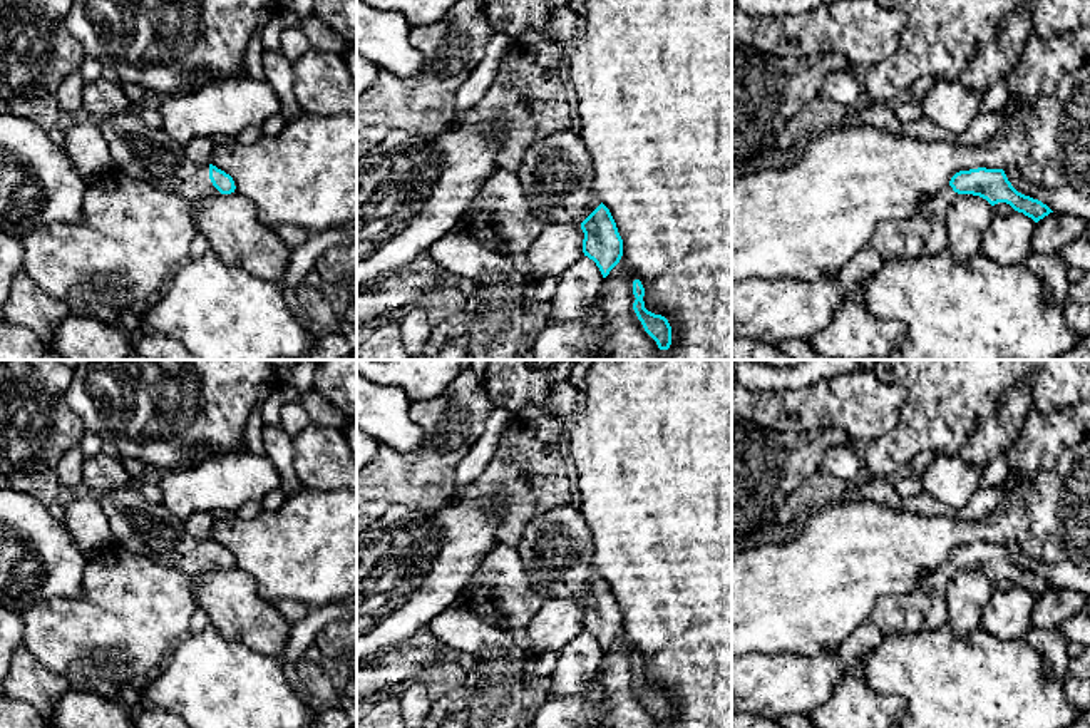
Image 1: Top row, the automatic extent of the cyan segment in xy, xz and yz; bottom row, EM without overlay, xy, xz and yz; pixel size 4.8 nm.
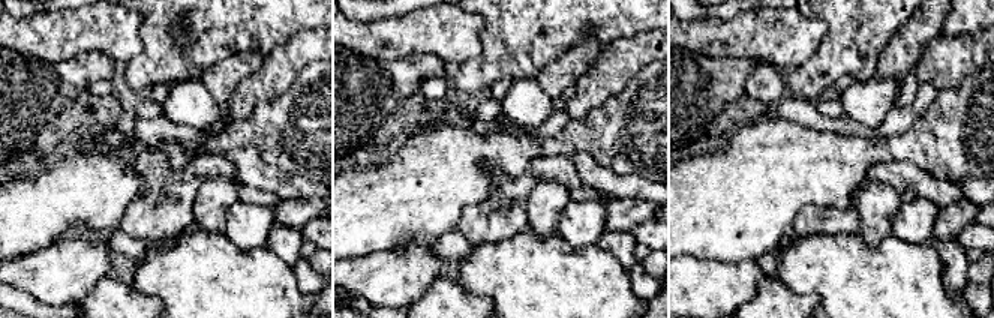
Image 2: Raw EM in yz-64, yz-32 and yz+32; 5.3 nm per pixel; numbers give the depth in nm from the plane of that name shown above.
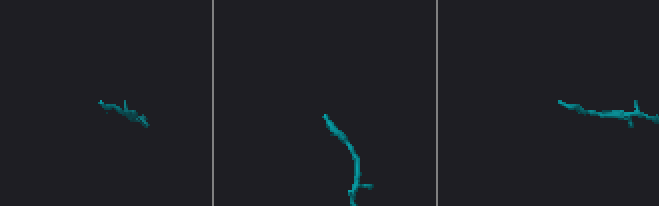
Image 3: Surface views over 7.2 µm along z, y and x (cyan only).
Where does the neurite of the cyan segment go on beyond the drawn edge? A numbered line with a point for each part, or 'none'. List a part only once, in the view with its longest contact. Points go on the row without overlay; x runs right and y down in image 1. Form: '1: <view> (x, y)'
1: xy (139, 526)

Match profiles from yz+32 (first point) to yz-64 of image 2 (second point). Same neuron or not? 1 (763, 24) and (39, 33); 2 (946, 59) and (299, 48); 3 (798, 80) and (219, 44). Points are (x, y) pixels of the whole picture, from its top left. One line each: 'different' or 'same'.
1: same
2: same
3: same

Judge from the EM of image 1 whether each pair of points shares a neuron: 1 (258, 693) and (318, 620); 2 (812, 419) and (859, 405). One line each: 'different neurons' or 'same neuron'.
1: different neurons
2: same neuron

